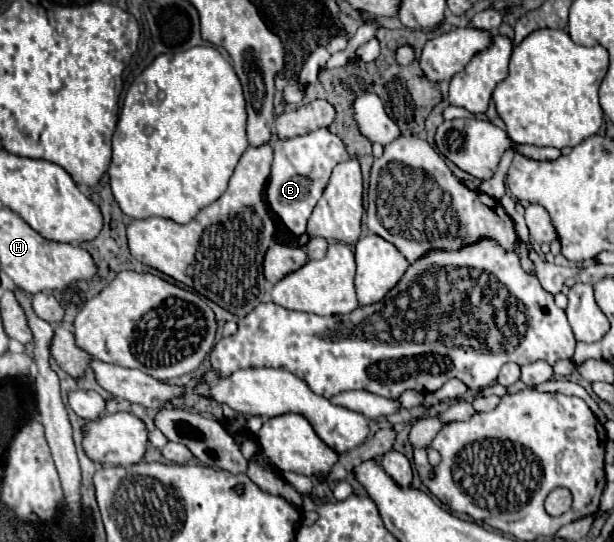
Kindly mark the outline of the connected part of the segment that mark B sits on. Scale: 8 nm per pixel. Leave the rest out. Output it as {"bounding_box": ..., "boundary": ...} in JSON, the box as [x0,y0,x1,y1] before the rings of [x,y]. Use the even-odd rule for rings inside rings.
{"bounding_box":[266,128,348,236],"boundary":[[[326,128],[290,140],[276,140],[272,148],[274,148],[274,162],[266,186],[266,202],[292,234],[302,236],[306,232],[306,222],[312,214],[312,208],[316,206],[328,184],[332,168],[342,160],[348,160],[348,152],[342,140],[336,134],[328,132]]]}

